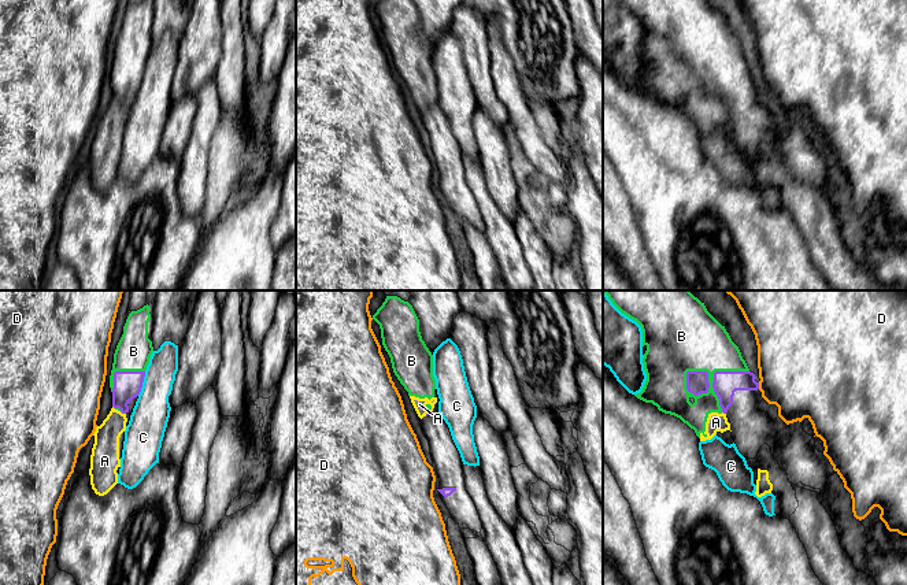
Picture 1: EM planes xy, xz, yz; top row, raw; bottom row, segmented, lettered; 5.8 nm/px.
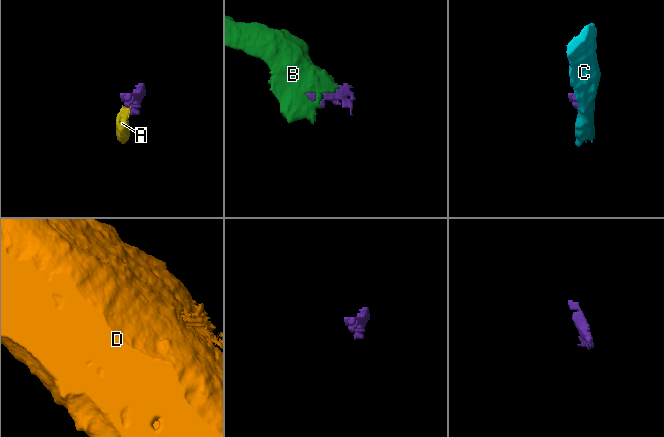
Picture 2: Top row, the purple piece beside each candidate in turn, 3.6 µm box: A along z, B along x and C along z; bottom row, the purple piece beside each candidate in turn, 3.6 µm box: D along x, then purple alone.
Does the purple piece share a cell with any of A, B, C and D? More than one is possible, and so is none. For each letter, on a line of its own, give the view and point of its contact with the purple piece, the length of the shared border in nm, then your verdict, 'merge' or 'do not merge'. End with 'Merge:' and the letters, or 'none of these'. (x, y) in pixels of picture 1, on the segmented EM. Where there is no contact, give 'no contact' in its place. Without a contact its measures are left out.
A: contact xy (122, 413); length 40 nm; do not merge
B: contact yz (714, 376); length 380 nm; merge
C: contact xy (141, 384); length 150 nm; do not merge
D: contact yz (758, 385); length 40 nm; do not merge
Merge: B

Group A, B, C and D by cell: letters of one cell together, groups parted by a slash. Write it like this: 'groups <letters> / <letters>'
groups A / B / C / D

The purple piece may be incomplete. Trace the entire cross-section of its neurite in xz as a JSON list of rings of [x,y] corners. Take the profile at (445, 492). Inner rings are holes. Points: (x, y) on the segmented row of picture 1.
[[[429,411],[422,419],[425,437],[429,440],[437,490],[454,521],[460,529],[481,533],[482,522],[477,507],[466,490],[463,462],[451,432],[438,411]]]

